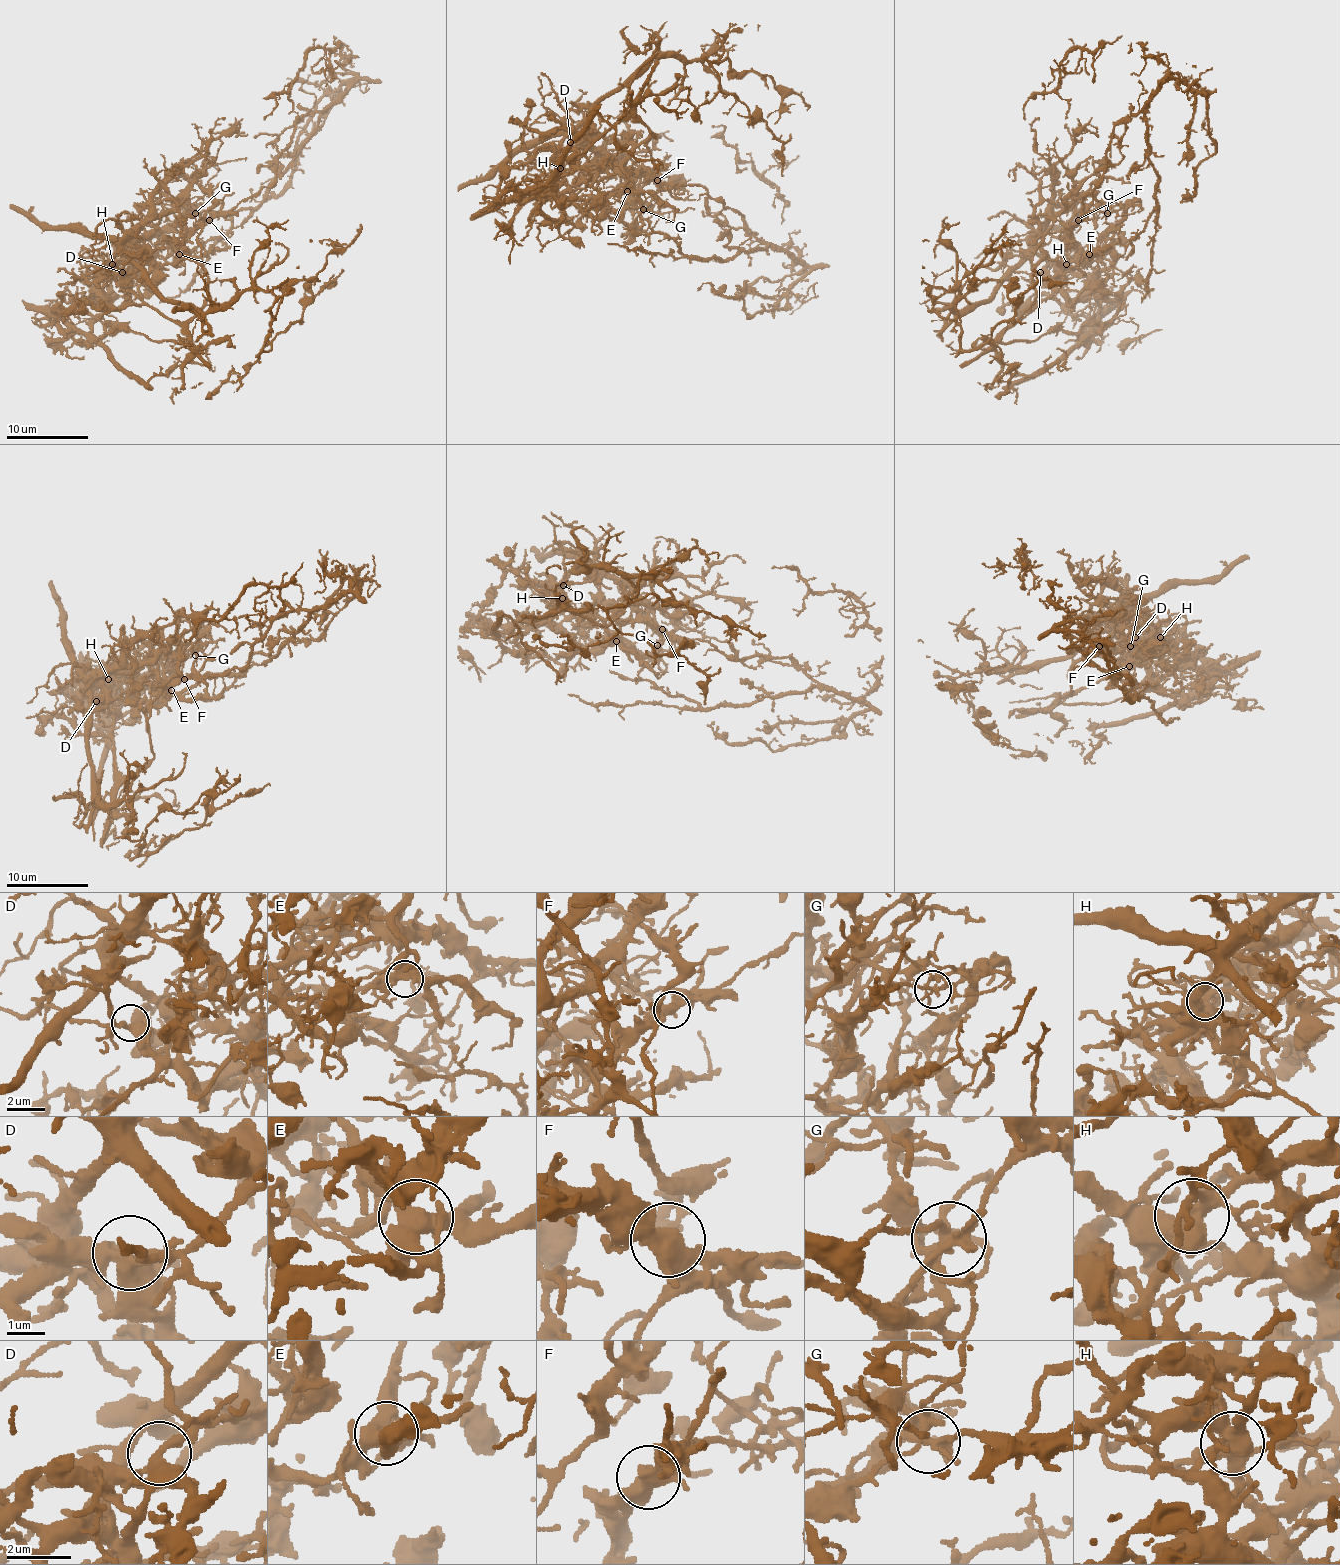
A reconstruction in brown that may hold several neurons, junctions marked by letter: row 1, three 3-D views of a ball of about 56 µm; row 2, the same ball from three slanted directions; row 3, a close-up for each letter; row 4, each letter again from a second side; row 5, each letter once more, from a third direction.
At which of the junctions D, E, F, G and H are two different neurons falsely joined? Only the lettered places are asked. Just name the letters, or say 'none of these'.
F, G, H

